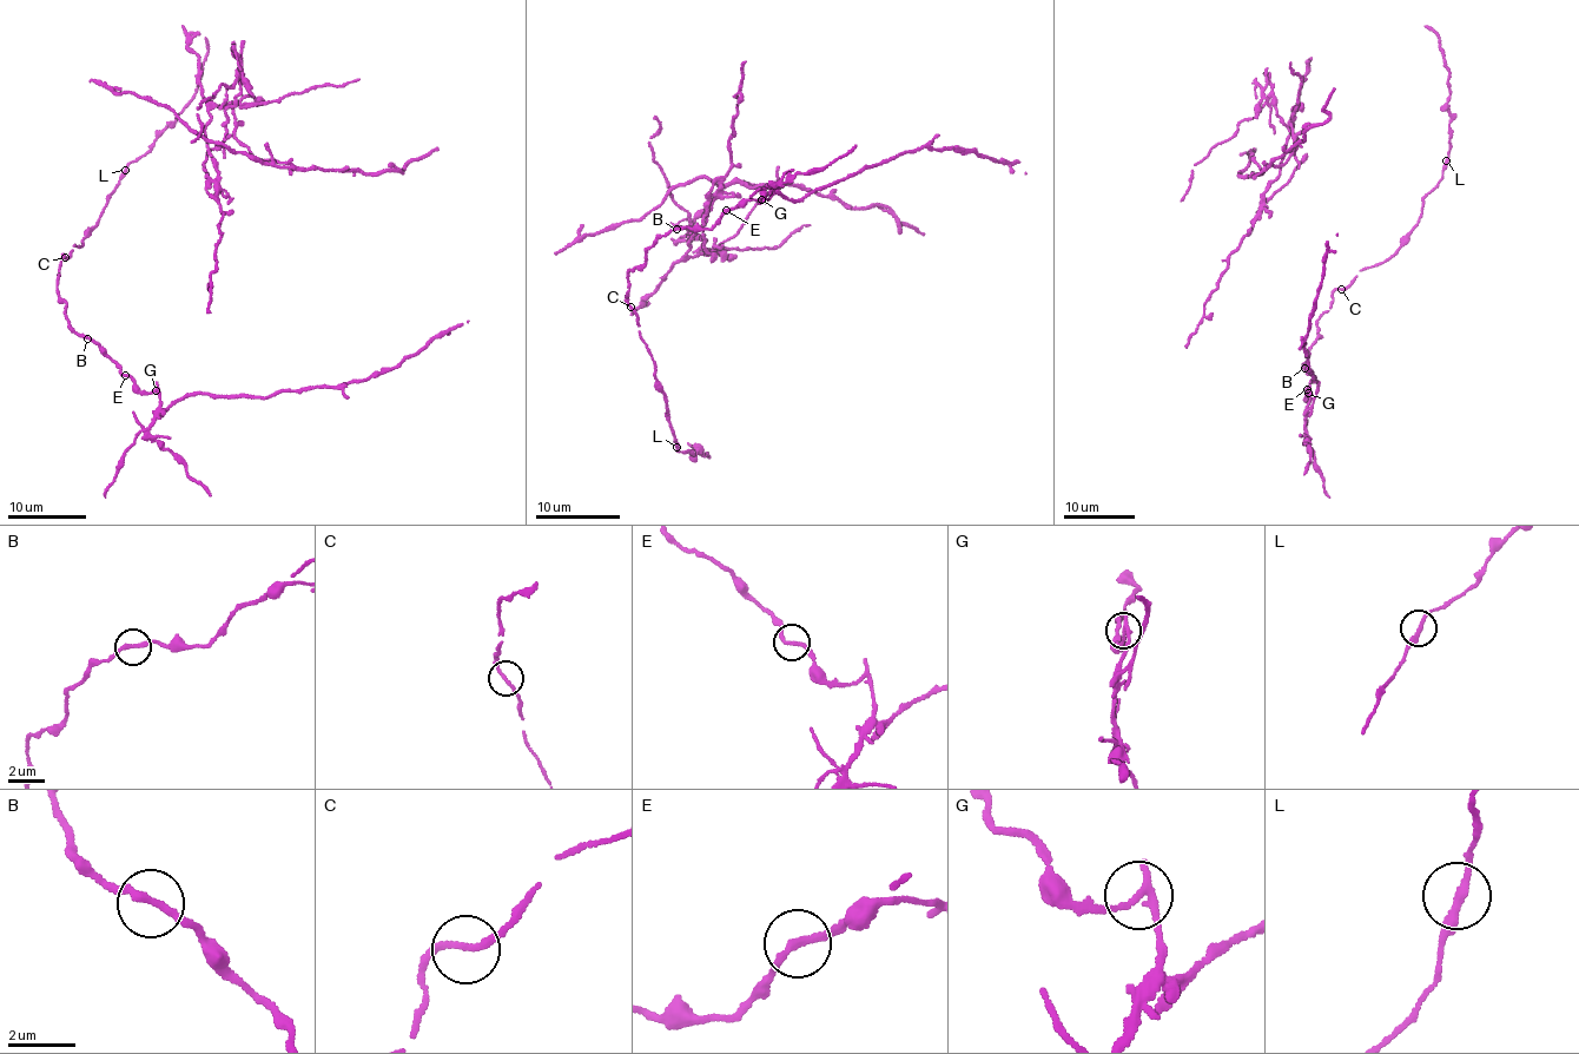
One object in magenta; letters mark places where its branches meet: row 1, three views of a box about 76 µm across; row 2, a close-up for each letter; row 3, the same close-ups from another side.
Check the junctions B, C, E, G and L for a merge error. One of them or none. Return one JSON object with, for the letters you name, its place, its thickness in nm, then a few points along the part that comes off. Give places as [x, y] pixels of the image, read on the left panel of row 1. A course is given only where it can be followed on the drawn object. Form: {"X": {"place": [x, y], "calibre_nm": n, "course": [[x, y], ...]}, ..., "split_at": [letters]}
{"G": {"place": [156, 390], "calibre_nm": 220}, "split_at": ["G"]}

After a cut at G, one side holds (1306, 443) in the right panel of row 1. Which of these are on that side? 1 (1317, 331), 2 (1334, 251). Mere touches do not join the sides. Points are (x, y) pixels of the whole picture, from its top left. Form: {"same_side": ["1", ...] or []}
{"same_side": ["2"]}

